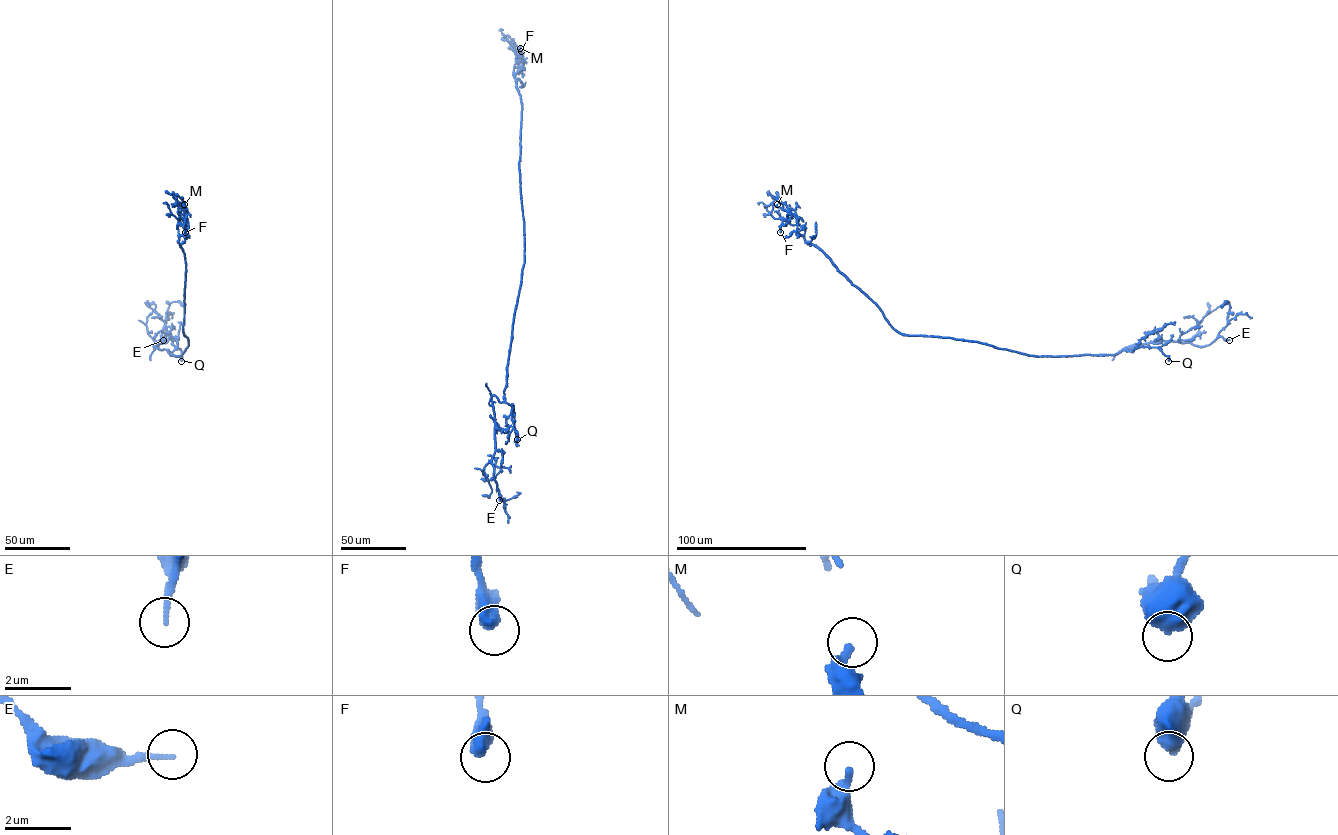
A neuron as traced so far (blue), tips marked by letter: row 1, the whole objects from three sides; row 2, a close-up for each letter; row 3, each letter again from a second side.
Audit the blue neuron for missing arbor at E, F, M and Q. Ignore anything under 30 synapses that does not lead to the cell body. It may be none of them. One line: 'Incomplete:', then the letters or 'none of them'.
Incomplete: none of them

